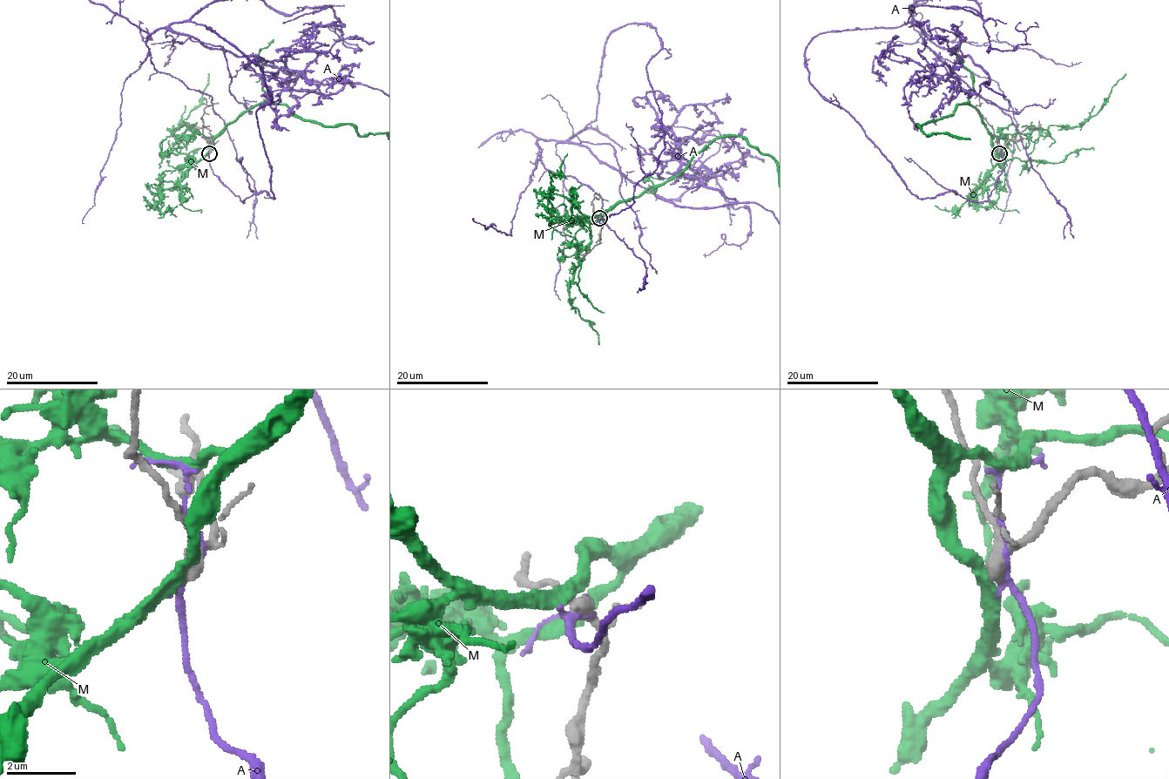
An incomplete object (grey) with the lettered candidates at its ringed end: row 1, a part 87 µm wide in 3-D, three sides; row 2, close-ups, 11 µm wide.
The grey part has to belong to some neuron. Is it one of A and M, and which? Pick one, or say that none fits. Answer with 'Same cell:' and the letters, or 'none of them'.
Same cell: none of them

